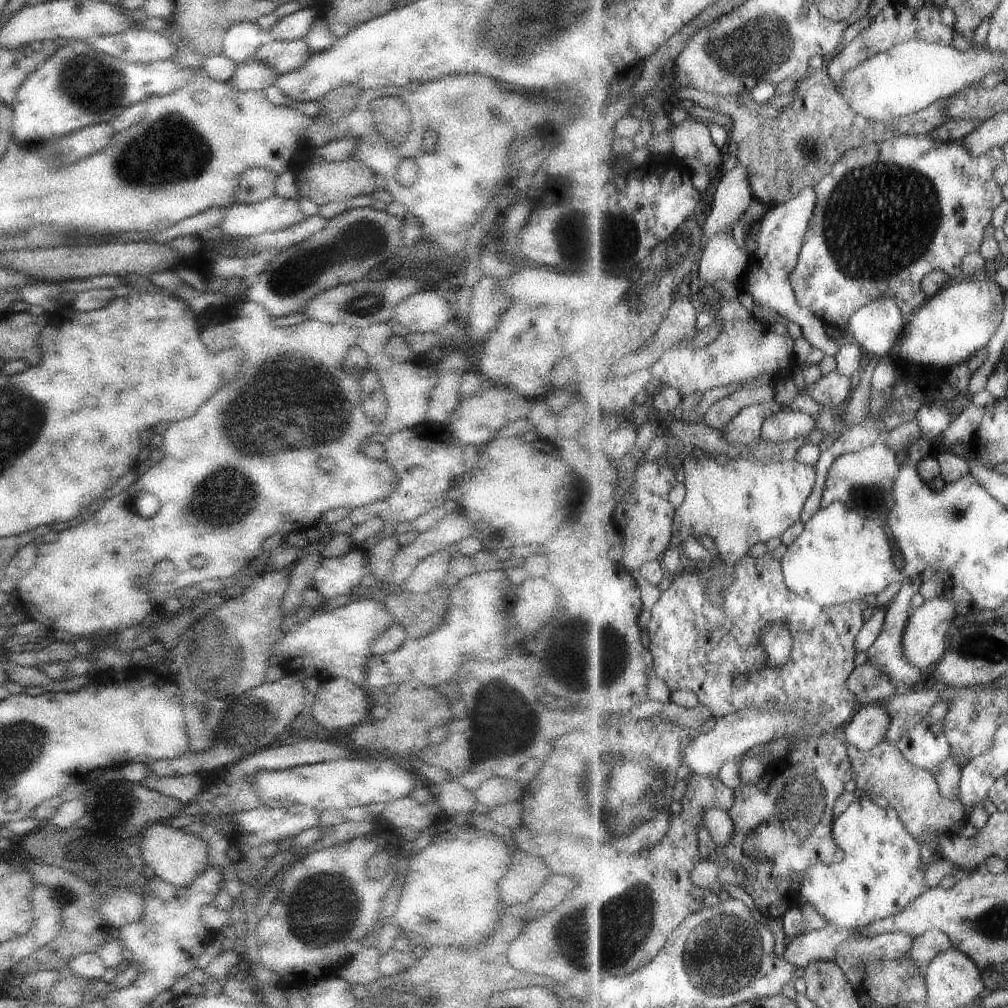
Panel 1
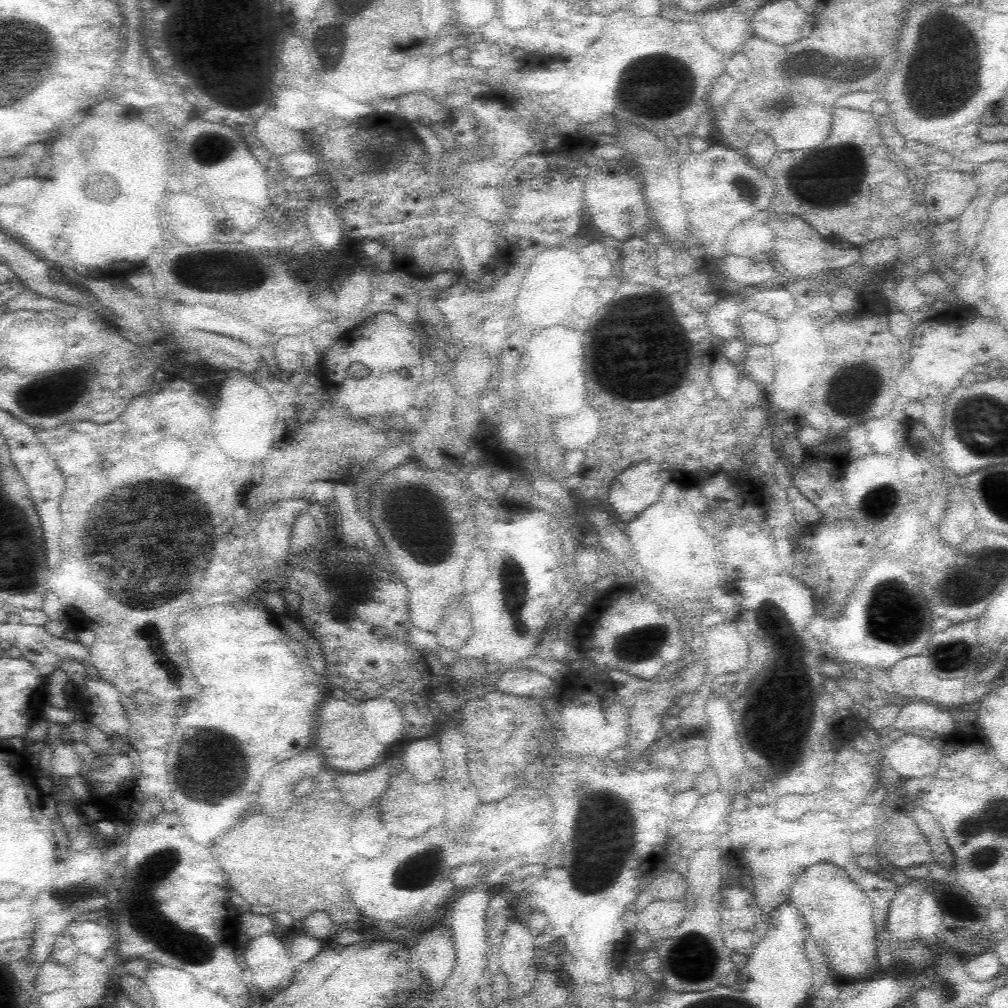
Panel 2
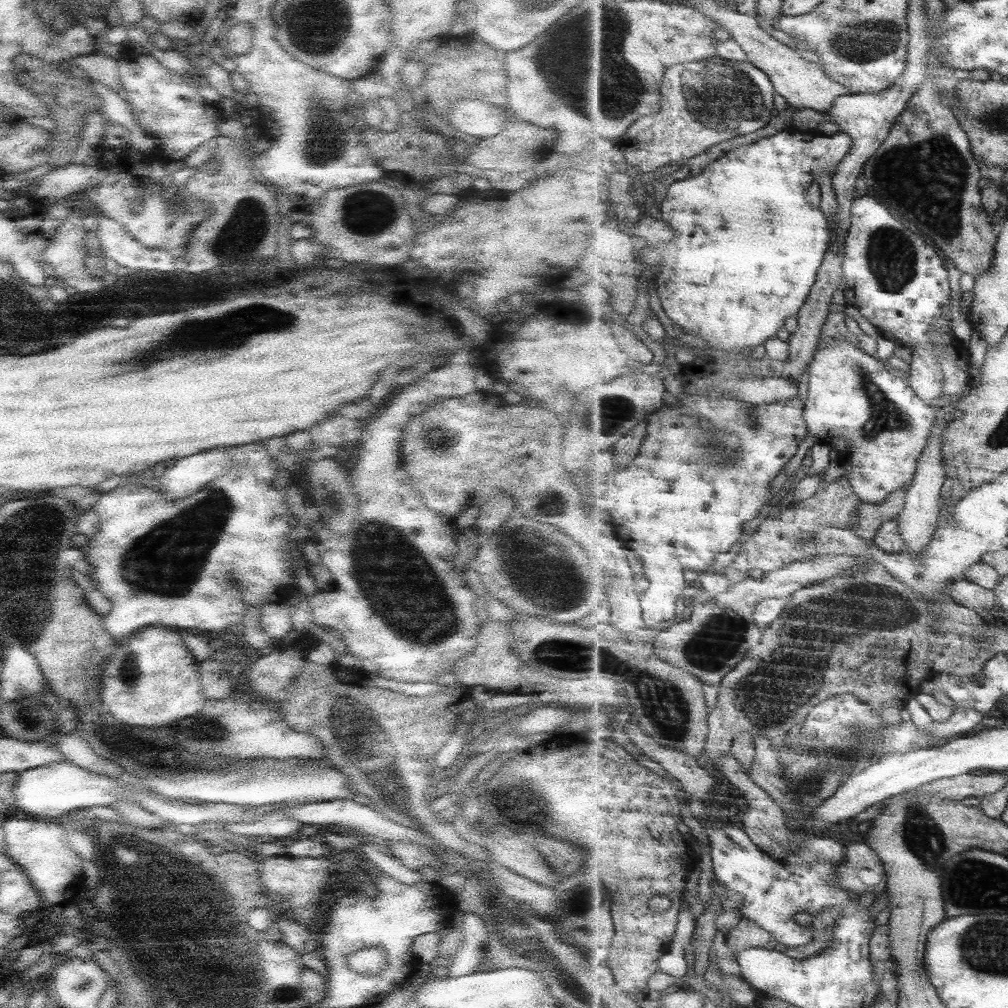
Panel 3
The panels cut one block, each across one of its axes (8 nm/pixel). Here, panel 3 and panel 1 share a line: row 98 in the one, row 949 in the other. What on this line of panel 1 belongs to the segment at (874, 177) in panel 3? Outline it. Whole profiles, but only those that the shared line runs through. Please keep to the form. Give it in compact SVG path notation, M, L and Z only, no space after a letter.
M931 929L924 935L914 938L913 946L907 956L917 965L922 975L928 972L929 965L937 955L948 951L952 947L952 940L943 931Z

